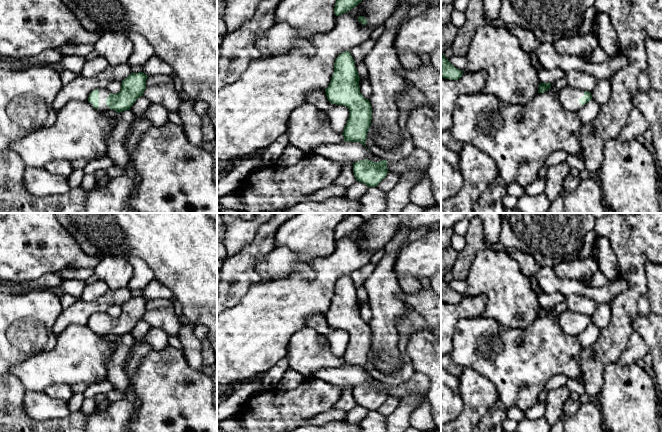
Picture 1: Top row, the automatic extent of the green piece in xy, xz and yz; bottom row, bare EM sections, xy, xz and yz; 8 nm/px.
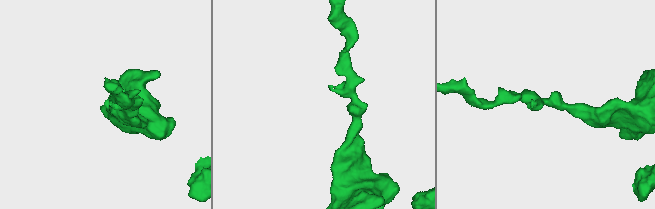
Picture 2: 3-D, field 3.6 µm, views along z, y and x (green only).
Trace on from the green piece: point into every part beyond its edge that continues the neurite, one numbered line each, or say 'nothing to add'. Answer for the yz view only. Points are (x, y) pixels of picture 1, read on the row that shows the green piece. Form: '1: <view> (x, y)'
1: yz (569, 96)

